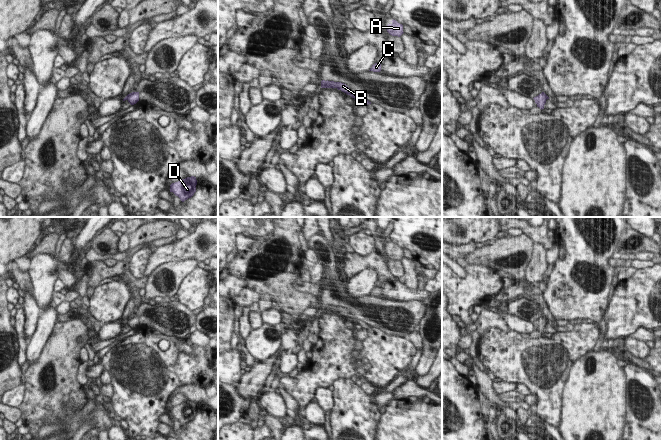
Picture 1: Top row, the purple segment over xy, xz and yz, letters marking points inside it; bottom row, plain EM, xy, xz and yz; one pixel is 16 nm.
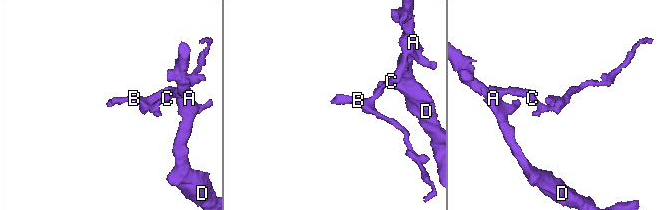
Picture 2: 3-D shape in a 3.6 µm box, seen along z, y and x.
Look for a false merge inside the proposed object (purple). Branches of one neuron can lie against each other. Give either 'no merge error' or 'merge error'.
no merge error

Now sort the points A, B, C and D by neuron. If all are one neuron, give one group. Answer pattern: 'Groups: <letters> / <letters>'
Groups: A B C D

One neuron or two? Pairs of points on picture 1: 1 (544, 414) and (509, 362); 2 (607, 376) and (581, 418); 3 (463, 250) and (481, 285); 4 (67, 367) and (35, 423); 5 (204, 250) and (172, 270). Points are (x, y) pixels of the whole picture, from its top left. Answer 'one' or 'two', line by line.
1: one
2: one
3: one
4: one
5: two

